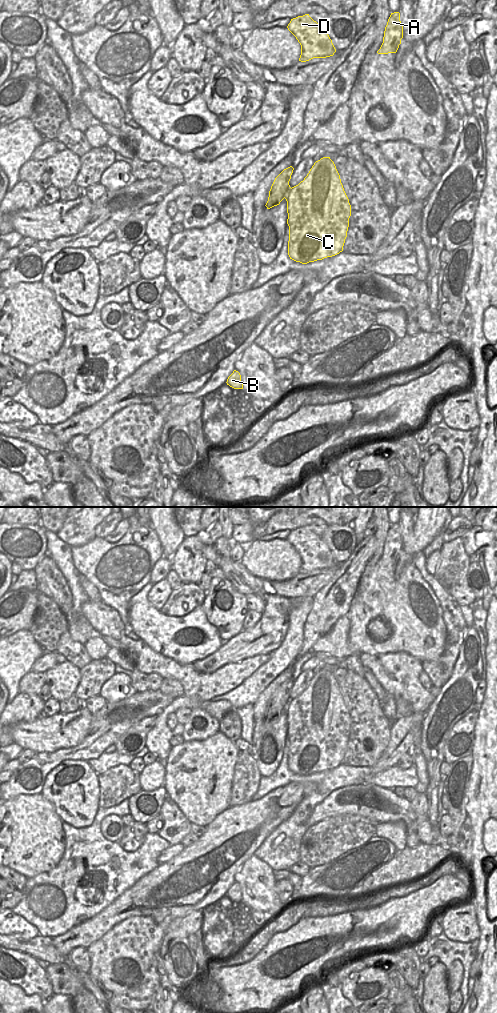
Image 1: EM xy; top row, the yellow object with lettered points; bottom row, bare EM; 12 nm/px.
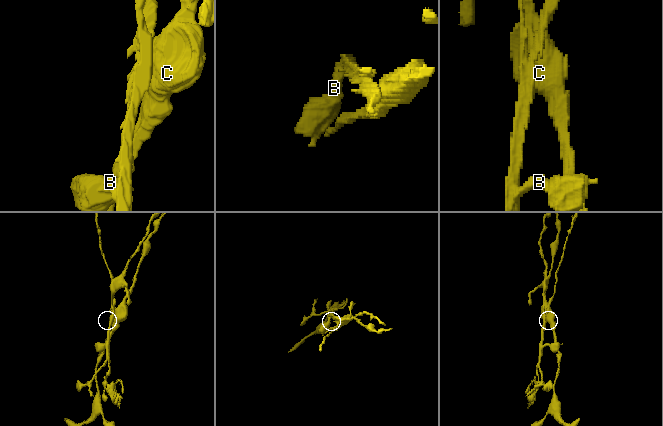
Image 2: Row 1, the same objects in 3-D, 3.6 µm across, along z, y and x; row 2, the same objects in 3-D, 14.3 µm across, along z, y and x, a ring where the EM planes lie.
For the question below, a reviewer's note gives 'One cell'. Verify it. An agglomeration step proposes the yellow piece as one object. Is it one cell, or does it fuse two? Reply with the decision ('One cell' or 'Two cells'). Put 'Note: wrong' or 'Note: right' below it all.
Two cells.
Note: wrong

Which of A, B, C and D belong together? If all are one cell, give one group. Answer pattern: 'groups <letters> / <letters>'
groups A C / B D

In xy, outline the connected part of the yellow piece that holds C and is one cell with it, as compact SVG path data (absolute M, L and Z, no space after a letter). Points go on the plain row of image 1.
M323 669L316 673L304 692L290 700L285 711L287 713L290 771L307 776L335 768L343 763L351 728L351 717L340 687L330 669Z

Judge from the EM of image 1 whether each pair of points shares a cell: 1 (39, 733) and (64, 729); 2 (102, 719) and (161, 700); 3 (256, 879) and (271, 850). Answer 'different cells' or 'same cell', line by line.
1: same cell
2: same cell
3: different cells

